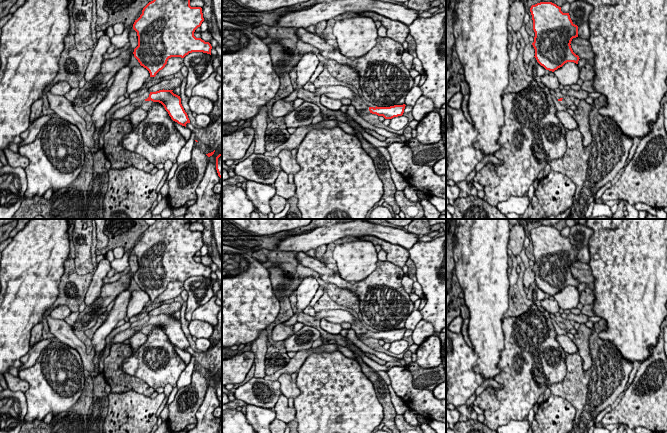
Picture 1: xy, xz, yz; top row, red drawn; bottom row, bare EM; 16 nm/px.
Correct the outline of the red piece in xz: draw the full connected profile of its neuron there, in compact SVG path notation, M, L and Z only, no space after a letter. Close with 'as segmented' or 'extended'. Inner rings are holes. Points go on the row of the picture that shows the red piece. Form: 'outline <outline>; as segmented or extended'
outline M405 104L394 105L390 107L368 107L364 110L358 111L360 116L365 116L367 114L376 114L378 116L383 116L385 119L392 119L394 117L402 116L405 109Z; extended

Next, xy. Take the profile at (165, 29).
outline M190 0L149 2L133 24L138 36L134 57L155 77L171 57L184 58L192 52L211 55L211 44L194 36L203 21L202 8L191 7Z; as segmented

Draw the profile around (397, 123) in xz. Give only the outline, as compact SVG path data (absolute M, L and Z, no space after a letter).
M398 116L391 119L389 127L394 130L401 130L408 126L409 120L405 116Z

